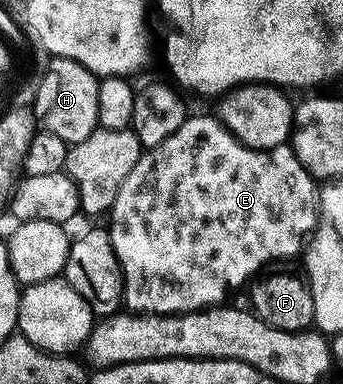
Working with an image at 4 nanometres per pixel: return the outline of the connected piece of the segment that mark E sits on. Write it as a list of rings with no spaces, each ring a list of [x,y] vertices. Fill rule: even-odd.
[[[192,114],[173,133],[173,137],[167,137],[161,141],[161,145],[144,150],[139,156],[137,165],[133,165],[133,173],[125,177],[121,189],[117,193],[117,201],[113,201],[109,212],[111,227],[109,234],[111,244],[117,253],[117,261],[121,265],[123,274],[123,301],[128,312],[137,315],[183,315],[187,311],[201,311],[205,307],[217,307],[224,302],[223,299],[230,291],[235,291],[243,282],[254,280],[274,259],[291,259],[295,254],[304,250],[305,244],[312,238],[313,232],[321,218],[319,206],[320,188],[317,180],[308,173],[305,165],[295,156],[295,150],[290,145],[274,147],[268,151],[258,151],[252,147],[246,147],[241,141],[233,137],[227,128],[219,122],[218,118],[207,115]],[[207,255],[228,255],[231,264],[228,267],[207,267]]]

